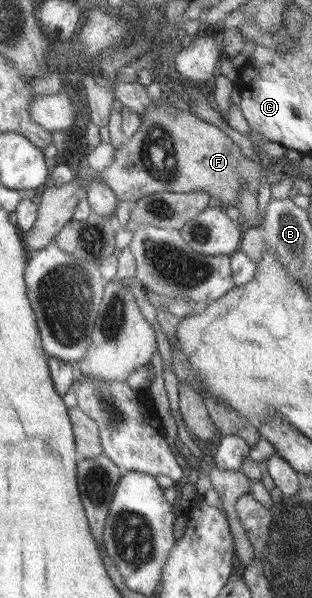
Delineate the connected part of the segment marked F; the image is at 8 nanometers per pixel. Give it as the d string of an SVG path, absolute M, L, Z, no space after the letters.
M157 105L149 109L140 119L142 124L138 131L131 138L125 138L122 147L115 151L114 162L99 173L100 181L104 181L108 189L116 193L118 200L135 203L141 197L158 191L172 193L204 191L209 193L212 199L218 199L225 209L237 205L244 181L248 188L258 189L265 164L246 157L238 143L224 134L220 128L198 118L192 112L175 108L173 105Z

